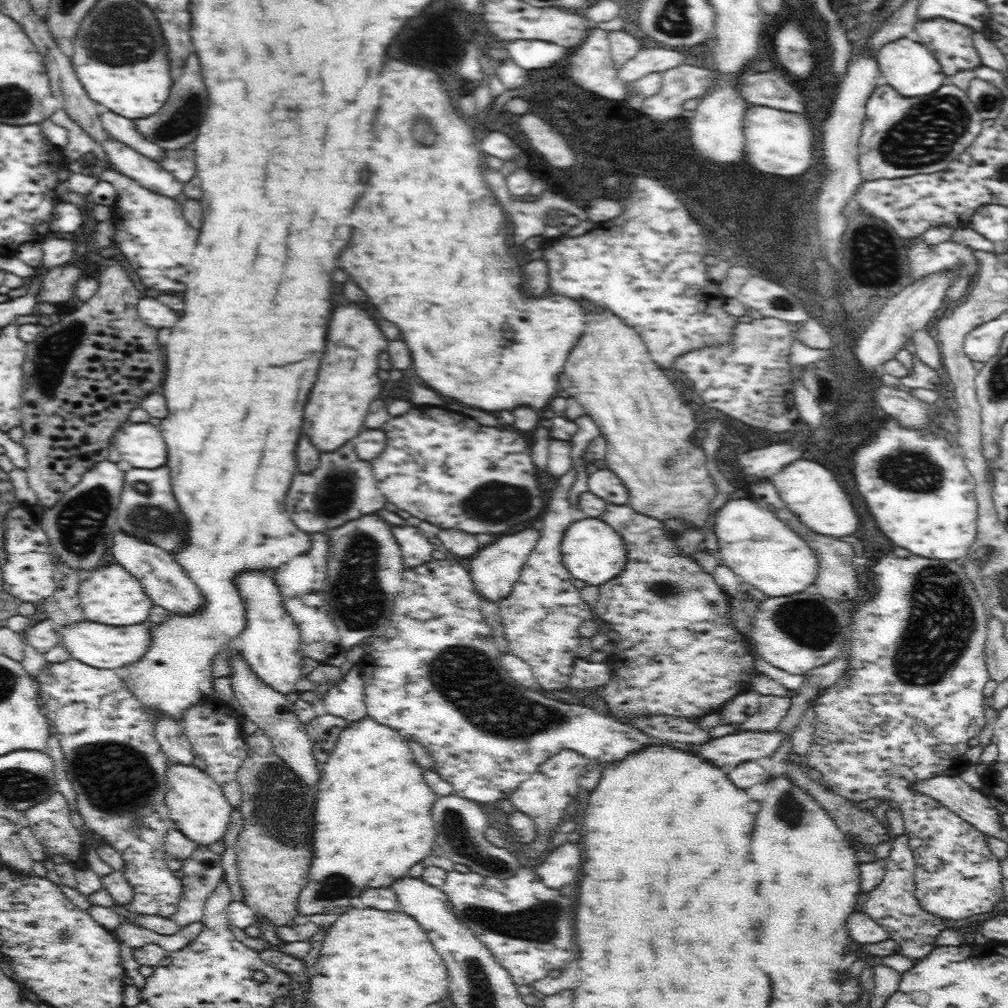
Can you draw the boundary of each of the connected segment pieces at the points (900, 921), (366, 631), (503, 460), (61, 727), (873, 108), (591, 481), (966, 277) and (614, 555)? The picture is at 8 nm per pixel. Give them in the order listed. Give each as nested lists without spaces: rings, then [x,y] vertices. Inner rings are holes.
[[[906,834],[895,837],[891,842],[891,851],[885,861],[886,876],[881,879],[878,886],[868,891],[868,900],[864,902],[864,912],[870,914],[870,918],[883,926],[892,940],[900,944],[900,952],[913,960],[922,959],[934,950],[936,936],[946,929],[942,918],[929,913],[920,906],[915,897],[915,870],[917,864],[915,854],[910,846],[911,837]]]
[[[372,513],[362,516],[360,520],[351,520],[342,526],[330,529],[326,532],[329,539],[329,550],[327,559],[327,576],[325,590],[322,590],[327,601],[328,616],[338,627],[341,646],[350,648],[356,644],[364,643],[368,636],[372,635],[372,630],[392,614],[392,602],[398,592],[398,584],[403,580],[404,556],[402,549],[398,548],[400,544],[396,542],[396,537],[392,532],[393,526],[378,513]]]
[[[422,406],[404,416],[392,418],[382,428],[388,436],[388,444],[386,450],[372,460],[374,476],[380,492],[400,510],[406,510],[412,516],[432,522],[440,528],[458,528],[470,534],[506,532],[514,528],[518,520],[522,524],[541,514],[540,508],[545,506],[545,502],[542,494],[538,494],[536,465],[532,461],[531,448],[515,429],[498,430],[492,426],[482,426],[470,416],[430,406]]]
[[[71,658],[66,662],[50,662],[40,670],[39,682],[43,698],[43,710],[52,734],[62,744],[64,752],[64,766],[68,770],[73,791],[77,798],[77,812],[86,823],[86,828],[101,834],[111,846],[120,853],[124,860],[122,872],[126,880],[132,885],[132,900],[123,906],[128,913],[137,918],[138,915],[160,915],[170,919],[178,910],[183,891],[181,878],[174,875],[174,870],[168,866],[170,860],[165,840],[168,824],[164,818],[165,791],[169,758],[161,749],[161,744],[155,735],[154,723],[148,722],[148,713],[136,706],[136,698],[124,690],[124,682],[120,682],[119,673],[115,670],[99,669],[85,665],[83,662]]]
[[[948,81],[930,96],[901,97],[892,86],[877,86],[865,103],[865,122],[859,139],[861,178],[895,179],[944,170],[982,131],[984,122],[968,94]]]
[[[601,466],[588,477],[589,491],[610,504],[628,505],[629,494],[620,477]]]
[[[946,241],[935,247],[926,244],[914,244],[910,248],[910,266],[914,278],[928,277],[934,273],[952,272],[954,278],[945,291],[942,302],[958,300],[968,293],[968,282],[976,270],[979,260],[974,251],[953,241]]]
[[[601,518],[574,521],[561,540],[561,557],[570,576],[584,580],[584,585],[598,586],[617,578],[625,570],[626,549],[620,535]]]

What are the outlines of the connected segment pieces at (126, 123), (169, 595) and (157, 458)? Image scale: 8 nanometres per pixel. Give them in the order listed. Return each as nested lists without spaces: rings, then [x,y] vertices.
[[[103,109],[101,119],[104,129],[116,140],[127,144],[136,152],[160,164],[165,159],[167,150],[146,139],[142,133],[138,131],[133,119]]]
[[[116,532],[112,544],[112,556],[116,558],[118,565],[140,582],[154,606],[162,607],[172,614],[192,614],[192,610],[200,606],[200,594],[196,594],[196,586],[192,586],[192,579],[184,570],[180,570],[180,566],[176,566],[176,562],[172,562],[172,556],[166,550],[154,544],[140,542],[134,535]]]
[[[156,422],[128,423],[115,432],[112,444],[120,452],[121,460],[134,468],[154,470],[164,466],[164,458],[168,458]]]

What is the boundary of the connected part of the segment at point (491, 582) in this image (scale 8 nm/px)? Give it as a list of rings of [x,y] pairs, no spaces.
[[[526,528],[518,534],[512,536],[498,536],[495,542],[486,548],[482,548],[476,556],[469,558],[470,574],[472,576],[473,586],[476,586],[478,596],[488,598],[488,600],[496,603],[501,598],[506,598],[512,587],[520,578],[521,570],[525,566],[525,560],[532,554],[532,550],[536,547],[536,543],[540,542],[541,531],[538,529]]]

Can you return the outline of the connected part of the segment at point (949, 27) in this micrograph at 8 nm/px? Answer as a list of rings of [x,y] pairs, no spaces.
[[[944,17],[918,19],[913,26],[913,37],[933,52],[947,78],[982,65],[973,42],[974,33],[973,28]]]

